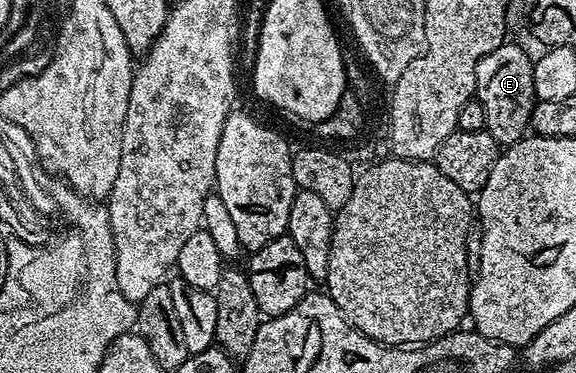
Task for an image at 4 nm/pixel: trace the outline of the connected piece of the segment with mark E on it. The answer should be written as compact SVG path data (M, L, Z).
M504 42L480 60L477 66L476 98L485 110L487 132L500 146L518 143L529 131L532 110L537 103L533 57L516 44Z

